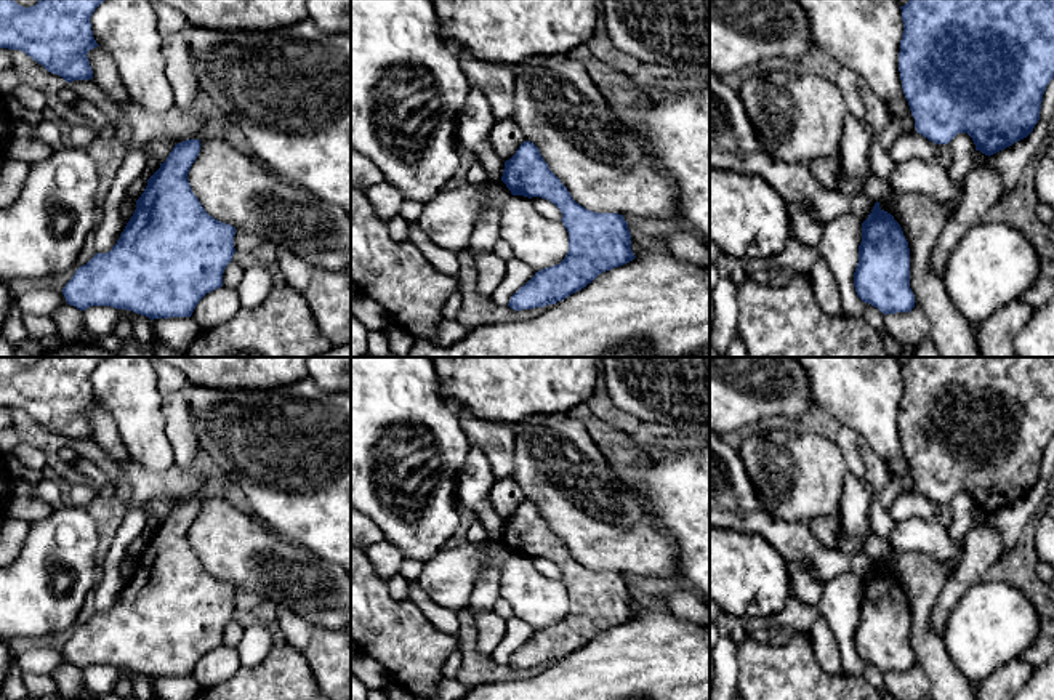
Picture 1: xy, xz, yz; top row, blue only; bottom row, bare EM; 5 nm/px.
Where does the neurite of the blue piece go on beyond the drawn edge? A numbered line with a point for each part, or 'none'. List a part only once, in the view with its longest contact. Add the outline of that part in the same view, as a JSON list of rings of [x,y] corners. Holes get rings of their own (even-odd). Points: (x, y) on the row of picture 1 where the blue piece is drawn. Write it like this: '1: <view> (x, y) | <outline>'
none

